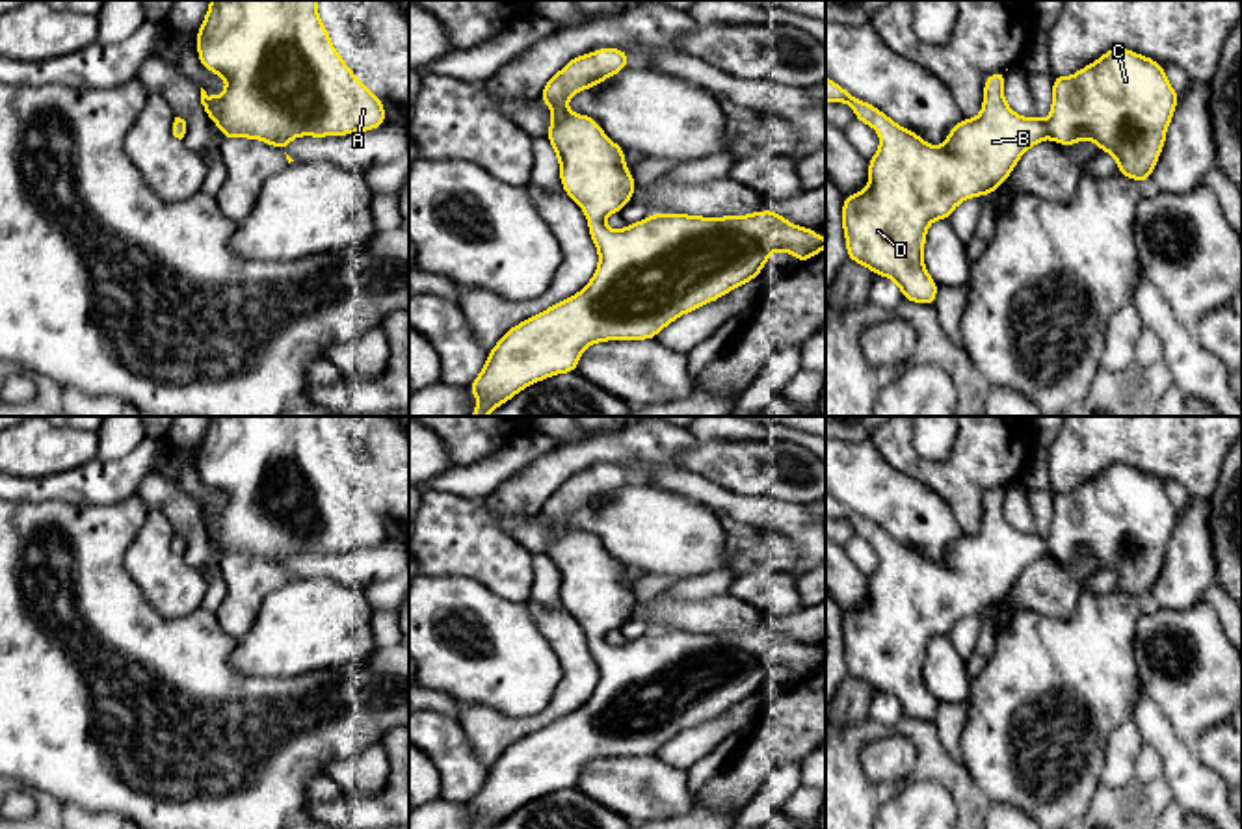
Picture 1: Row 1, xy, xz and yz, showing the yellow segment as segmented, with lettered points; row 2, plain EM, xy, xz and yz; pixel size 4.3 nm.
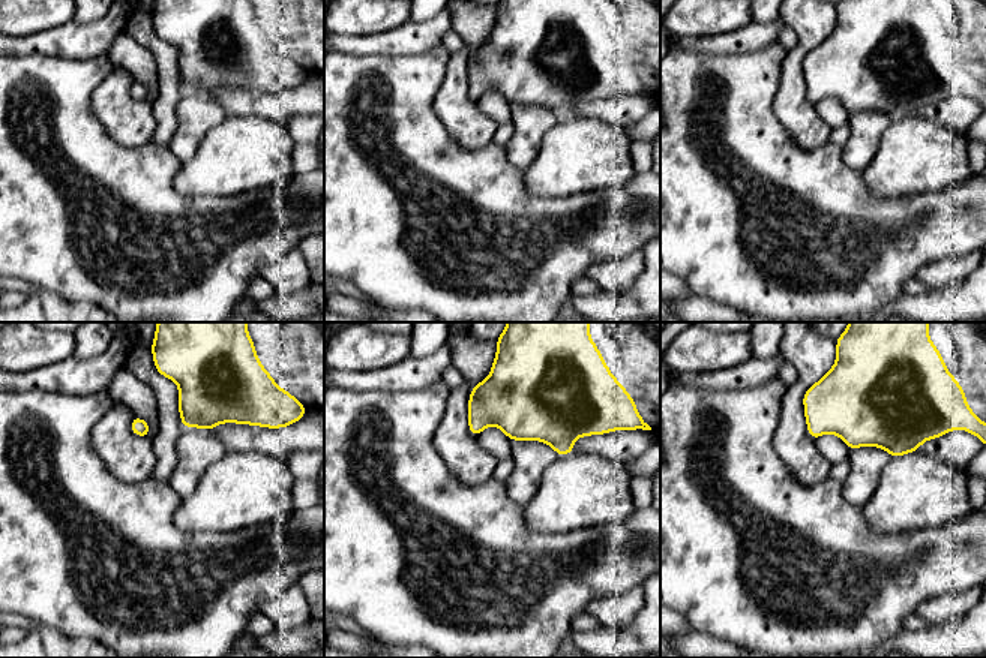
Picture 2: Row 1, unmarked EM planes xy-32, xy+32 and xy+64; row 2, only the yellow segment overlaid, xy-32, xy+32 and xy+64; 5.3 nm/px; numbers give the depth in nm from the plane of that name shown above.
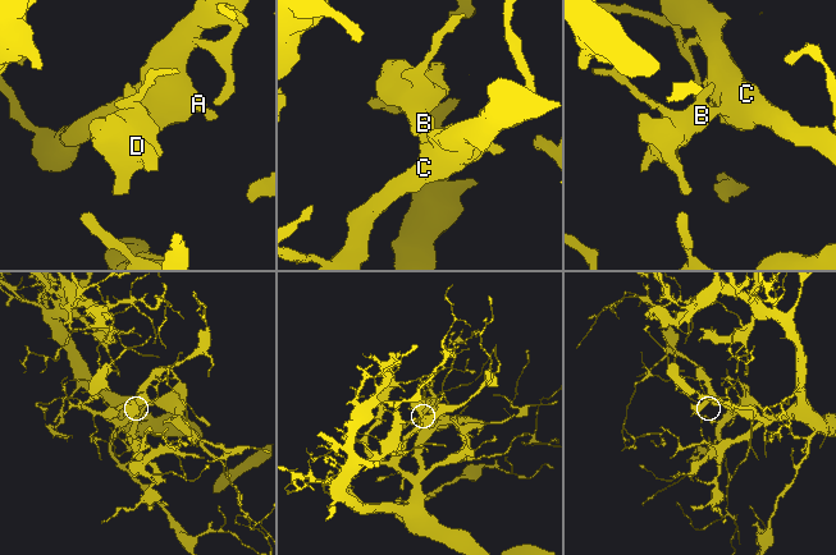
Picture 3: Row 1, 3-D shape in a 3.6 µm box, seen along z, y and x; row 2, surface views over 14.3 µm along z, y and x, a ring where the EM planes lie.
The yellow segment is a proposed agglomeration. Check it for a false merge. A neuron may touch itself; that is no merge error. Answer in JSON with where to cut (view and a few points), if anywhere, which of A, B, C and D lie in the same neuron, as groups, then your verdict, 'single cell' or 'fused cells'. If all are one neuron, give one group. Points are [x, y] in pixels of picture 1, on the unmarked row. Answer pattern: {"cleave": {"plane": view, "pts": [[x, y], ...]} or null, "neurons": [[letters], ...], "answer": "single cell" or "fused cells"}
{"cleave": null, "neurons": [["A", "B", "C", "D"]], "answer": "single cell"}

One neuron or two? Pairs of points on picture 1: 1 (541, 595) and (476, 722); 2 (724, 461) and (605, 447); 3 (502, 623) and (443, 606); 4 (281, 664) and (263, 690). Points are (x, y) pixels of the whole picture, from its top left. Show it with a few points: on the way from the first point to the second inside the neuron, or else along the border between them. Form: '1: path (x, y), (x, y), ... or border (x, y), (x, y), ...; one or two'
1: border (532, 597), (545, 606), (562, 608); two
2: border (696, 441), (679, 456), (681, 467); two
3: path (488, 623), (469, 621), (458, 612); one
4: border (229, 662), (248, 675), (298, 677), (313, 671); two

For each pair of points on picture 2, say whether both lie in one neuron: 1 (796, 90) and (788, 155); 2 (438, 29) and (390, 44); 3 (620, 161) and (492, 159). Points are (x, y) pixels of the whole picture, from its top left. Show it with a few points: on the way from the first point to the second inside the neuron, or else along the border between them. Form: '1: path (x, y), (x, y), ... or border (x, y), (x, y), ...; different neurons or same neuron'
1: border (775, 104), (800, 146), (826, 143); different neurons
2: path (426, 35), (402, 41); same neuron
3: border (523, 171), (524, 188), (535, 195), (548, 197); different neurons

